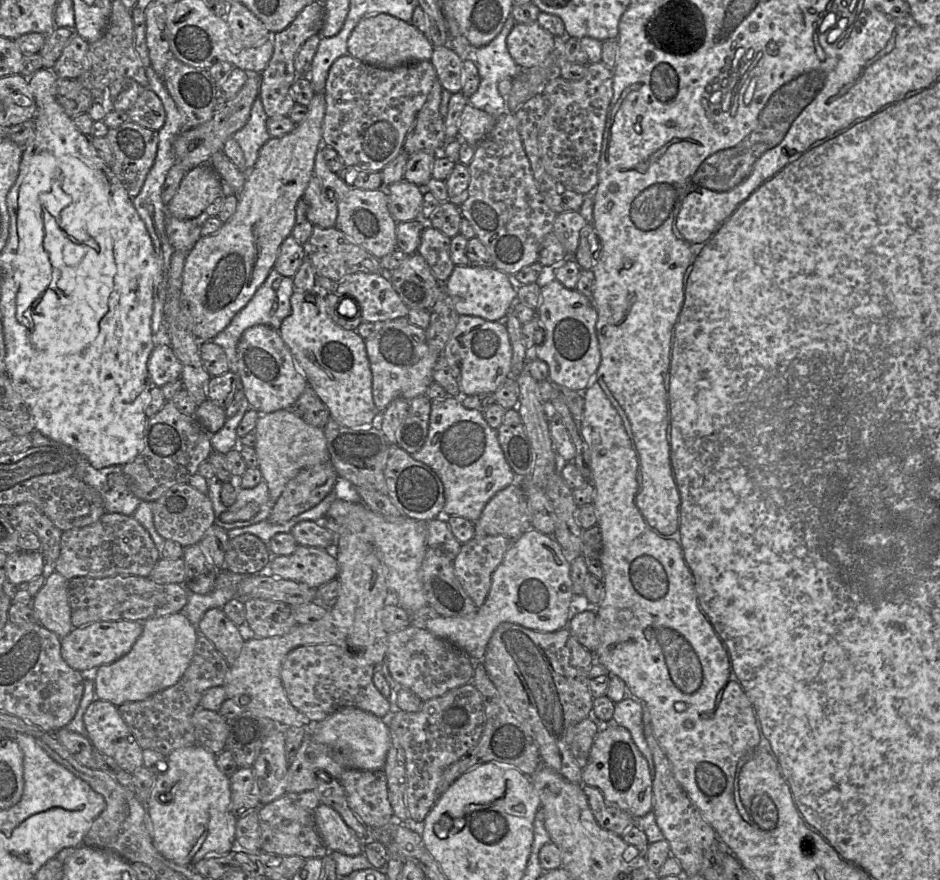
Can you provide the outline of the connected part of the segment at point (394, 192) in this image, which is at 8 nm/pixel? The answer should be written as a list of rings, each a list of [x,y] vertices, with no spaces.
[[[404,178],[385,187],[388,209],[398,222],[420,219],[424,187],[419,187]]]

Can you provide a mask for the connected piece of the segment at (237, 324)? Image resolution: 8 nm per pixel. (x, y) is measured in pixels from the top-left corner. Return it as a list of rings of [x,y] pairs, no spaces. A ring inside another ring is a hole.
[[[273,268],[251,300],[232,318],[228,326],[211,340],[223,348],[228,358],[229,371],[239,375],[237,345],[243,332],[255,325],[267,325],[279,330],[283,320],[291,313],[290,297],[293,292],[293,279],[281,275]]]

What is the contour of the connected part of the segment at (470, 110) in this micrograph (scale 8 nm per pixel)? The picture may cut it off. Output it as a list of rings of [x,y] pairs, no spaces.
[[[467,103],[459,118],[458,135],[476,146],[494,127],[497,118]]]

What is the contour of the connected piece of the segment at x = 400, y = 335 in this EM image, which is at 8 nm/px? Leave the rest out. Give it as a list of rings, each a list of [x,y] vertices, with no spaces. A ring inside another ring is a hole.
[[[407,317],[374,324],[375,333],[365,340],[365,348],[372,372],[372,397],[381,415],[396,398],[412,400],[425,396],[433,383],[433,369],[440,356],[429,349],[425,330],[411,324]]]

